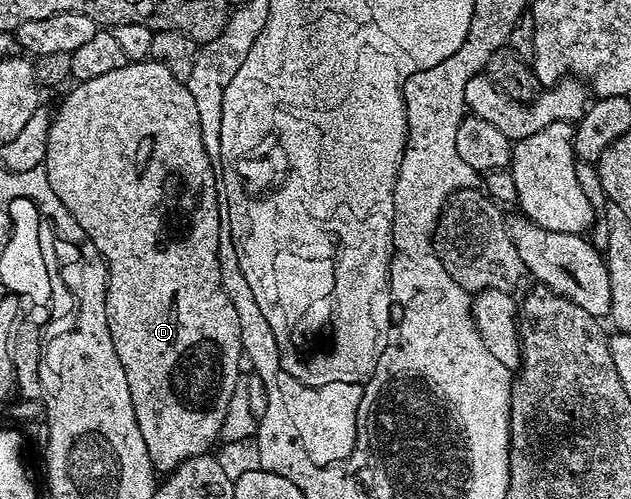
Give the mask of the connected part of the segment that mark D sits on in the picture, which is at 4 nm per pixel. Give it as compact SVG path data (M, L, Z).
M146 58L136 62L126 62L119 70L111 70L111 74L102 74L100 78L82 80L69 92L69 97L53 112L53 121L47 134L47 154L43 165L47 179L51 182L59 202L67 206L67 210L79 222L85 232L85 239L101 252L105 259L105 267L109 269L109 278L105 286L107 302L107 326L111 330L111 342L115 342L115 354L119 354L119 362L123 362L123 374L127 374L127 386L131 390L131 406L135 410L135 422L139 426L139 434L143 434L143 442L147 442L147 454L153 460L154 469L158 473L168 474L187 458L204 456L221 432L226 431L229 418L229 403L235 390L243 364L241 346L241 327L239 314L221 285L223 260L217 248L217 229L214 214L211 210L211 182L208 181L203 166L203 154L199 142L195 138L195 119L199 110L195 107L195 98L191 98L188 83L176 80L175 75L167 70L167 66Z

